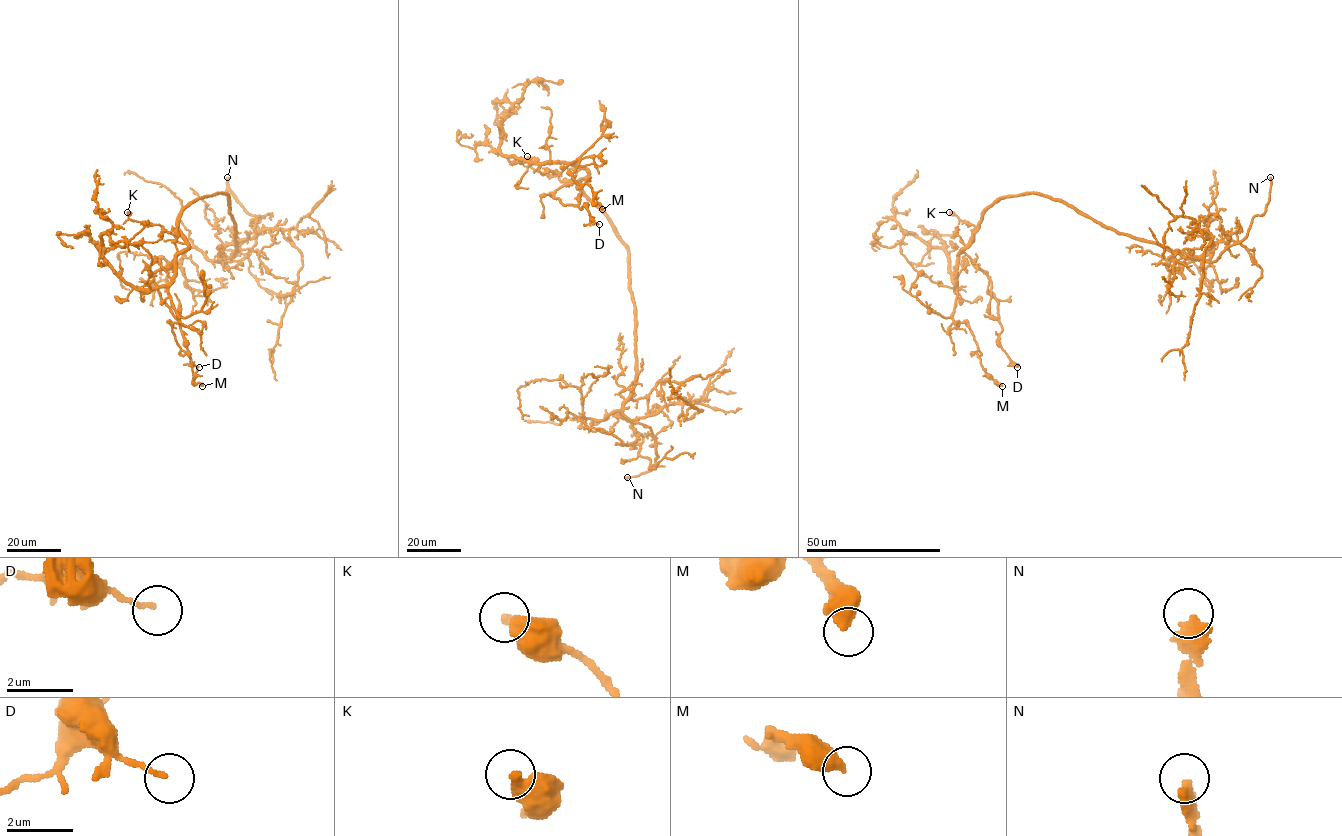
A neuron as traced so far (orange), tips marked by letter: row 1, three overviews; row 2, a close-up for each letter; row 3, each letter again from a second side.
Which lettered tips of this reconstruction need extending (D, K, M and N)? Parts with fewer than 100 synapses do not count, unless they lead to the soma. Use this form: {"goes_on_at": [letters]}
{"goes_on_at": ["N"]}

